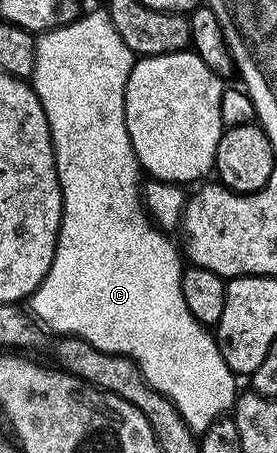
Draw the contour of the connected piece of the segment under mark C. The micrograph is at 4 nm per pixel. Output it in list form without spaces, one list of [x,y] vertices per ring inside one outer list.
[[[78,24],[63,25],[59,29],[48,29],[35,42],[35,71],[33,74],[33,88],[40,101],[43,102],[43,110],[49,119],[51,128],[51,142],[55,148],[55,166],[59,172],[59,185],[63,189],[63,225],[59,228],[59,242],[55,248],[55,258],[47,277],[40,283],[38,289],[29,298],[29,309],[36,321],[42,323],[55,335],[70,335],[81,337],[93,347],[97,347],[102,353],[117,353],[120,357],[130,357],[143,372],[143,378],[147,384],[161,395],[168,397],[178,407],[179,413],[185,419],[185,423],[196,435],[202,433],[211,426],[215,418],[226,414],[234,406],[237,400],[237,388],[235,389],[236,374],[230,367],[219,350],[219,342],[213,336],[208,326],[197,323],[193,315],[189,315],[189,307],[185,307],[185,295],[181,295],[181,279],[183,278],[184,262],[181,253],[167,242],[168,234],[157,227],[144,208],[141,196],[141,166],[135,158],[135,152],[129,139],[129,131],[125,127],[125,87],[131,74],[133,54],[117,35],[117,31],[110,27],[104,29],[79,29]]]

